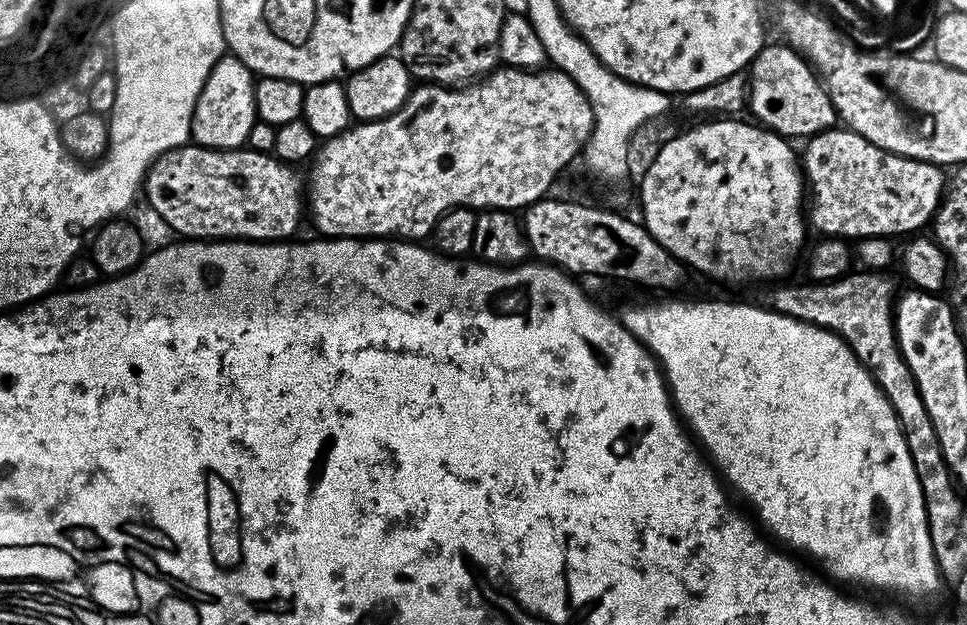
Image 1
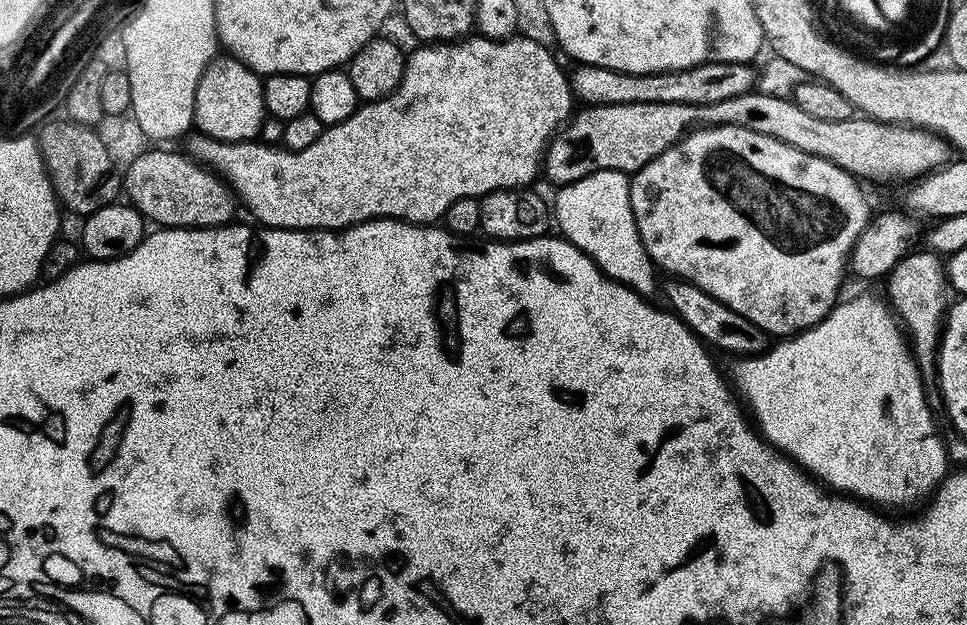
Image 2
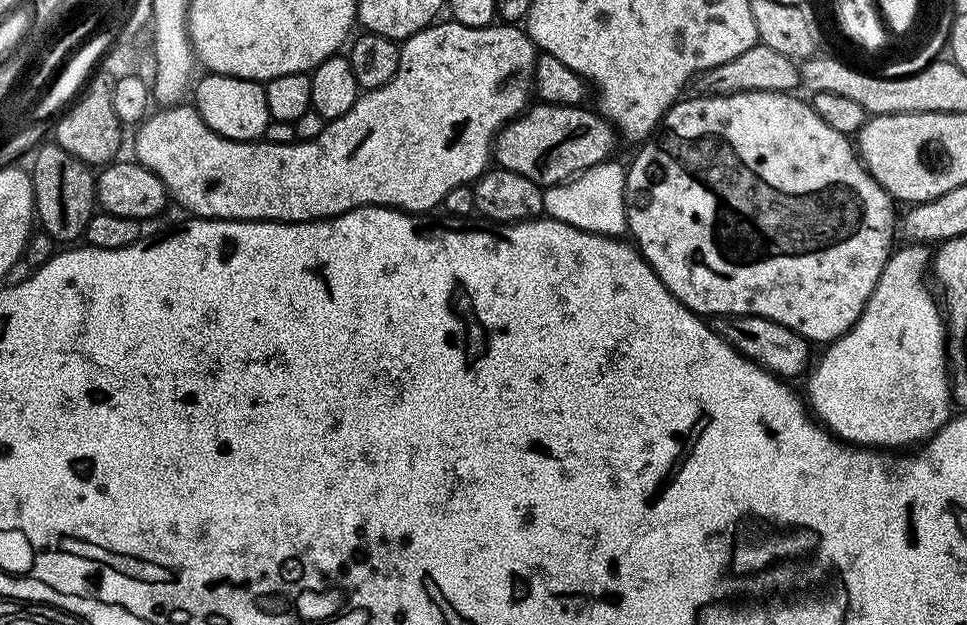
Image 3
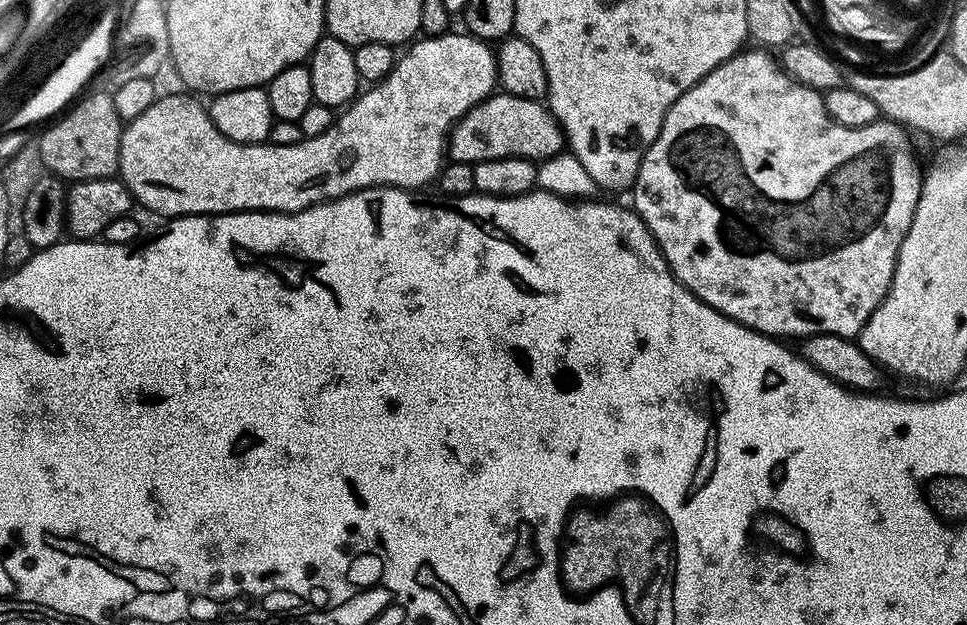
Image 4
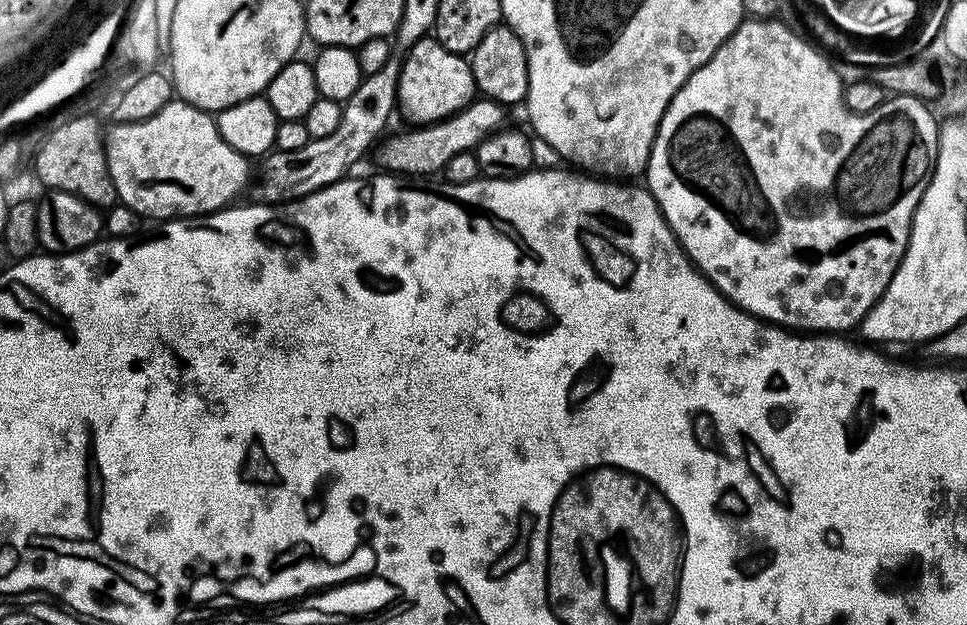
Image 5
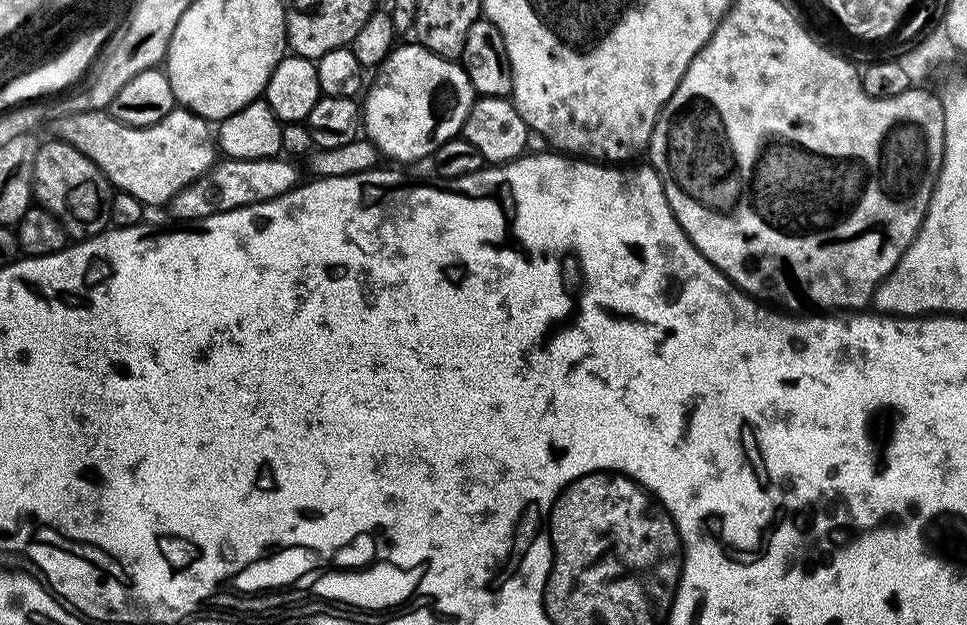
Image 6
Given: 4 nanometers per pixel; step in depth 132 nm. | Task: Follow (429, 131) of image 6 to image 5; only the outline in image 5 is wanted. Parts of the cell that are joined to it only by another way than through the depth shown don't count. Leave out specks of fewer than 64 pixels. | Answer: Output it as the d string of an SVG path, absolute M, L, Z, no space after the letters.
M435 38L417 39L416 43L407 49L407 52L408 57L405 58L404 64L399 65L400 81L398 82L396 99L399 111L401 113L404 111L412 119L413 125L423 126L444 120L477 99L478 93L471 63L461 53L446 50L446 46L442 46L442 42L438 42Z

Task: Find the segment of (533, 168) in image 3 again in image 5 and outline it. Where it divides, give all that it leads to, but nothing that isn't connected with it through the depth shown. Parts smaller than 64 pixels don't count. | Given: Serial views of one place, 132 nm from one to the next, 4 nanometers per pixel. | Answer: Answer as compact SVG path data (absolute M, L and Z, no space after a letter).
M477 98L453 116L438 120L434 124L409 127L409 132L400 132L397 136L385 135L375 149L376 160L383 171L388 174L399 174L405 178L432 178L443 173L446 162L454 158L454 154L471 152L480 145L486 137L493 136L505 127L505 105Z

